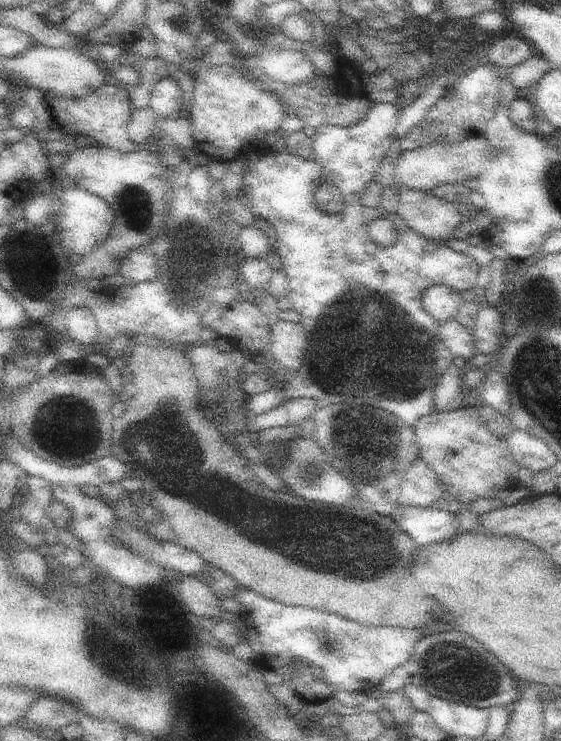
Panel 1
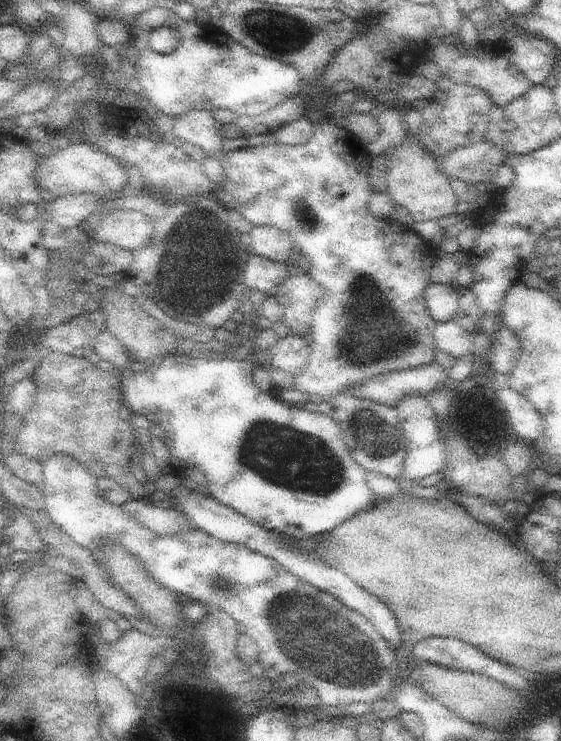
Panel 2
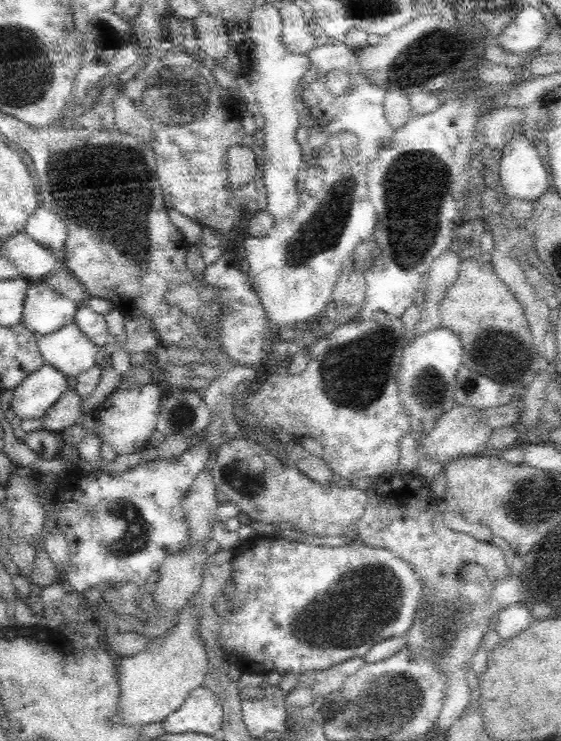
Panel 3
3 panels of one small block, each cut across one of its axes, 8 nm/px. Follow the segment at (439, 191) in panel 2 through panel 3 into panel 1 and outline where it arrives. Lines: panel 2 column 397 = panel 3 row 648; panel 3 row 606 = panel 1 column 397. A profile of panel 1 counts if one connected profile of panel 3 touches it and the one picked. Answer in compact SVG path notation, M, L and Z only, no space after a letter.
M408 186L395 188L399 195L397 214L410 230L436 242L447 242L453 238L462 224L458 204Z

